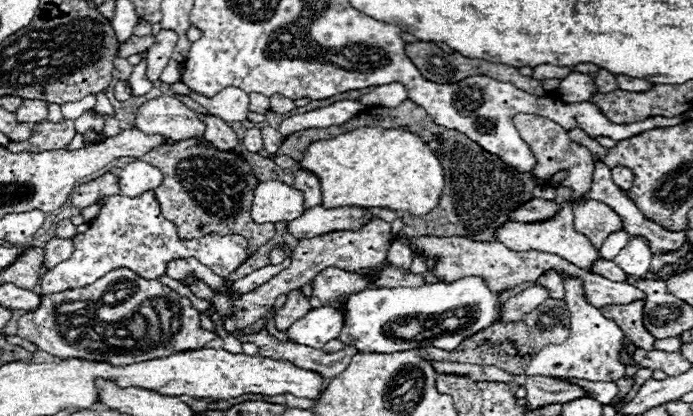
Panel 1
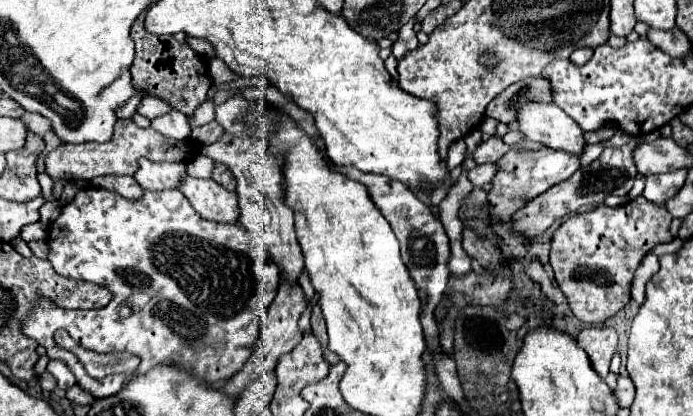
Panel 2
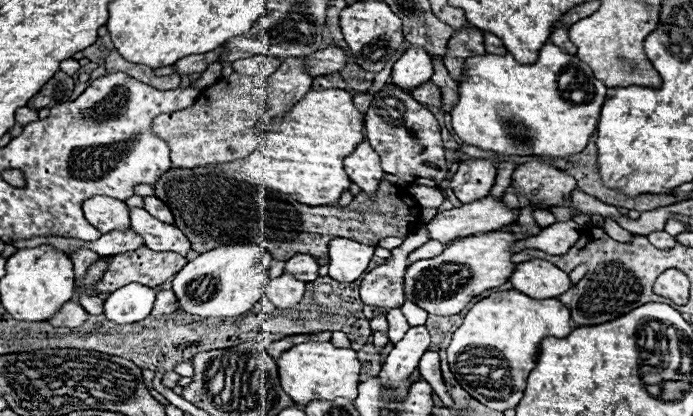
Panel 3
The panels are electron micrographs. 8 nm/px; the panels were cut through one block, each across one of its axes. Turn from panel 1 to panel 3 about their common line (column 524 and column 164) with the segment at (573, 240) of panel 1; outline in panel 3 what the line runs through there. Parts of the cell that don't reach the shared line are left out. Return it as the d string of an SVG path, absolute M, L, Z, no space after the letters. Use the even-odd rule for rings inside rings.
M128 208L130 210L130 222L132 228L144 238L146 246L154 252L178 252L186 256L190 250L188 238L172 224L164 224L150 216L144 208Z

